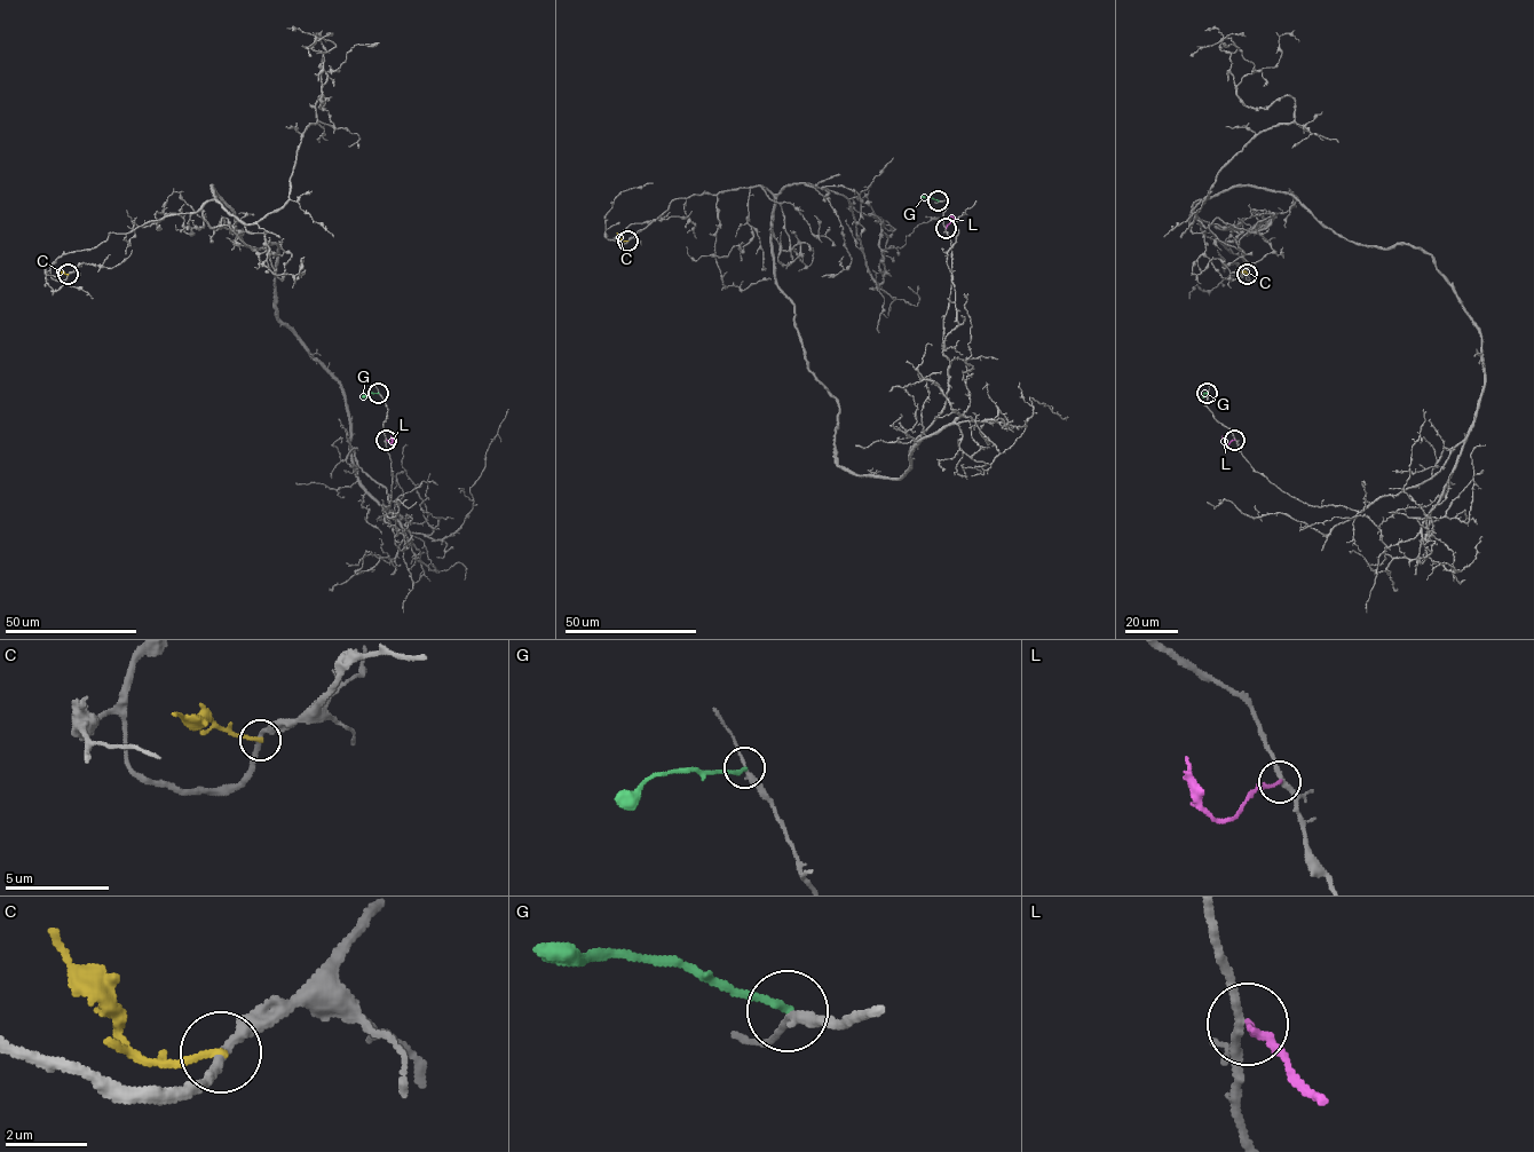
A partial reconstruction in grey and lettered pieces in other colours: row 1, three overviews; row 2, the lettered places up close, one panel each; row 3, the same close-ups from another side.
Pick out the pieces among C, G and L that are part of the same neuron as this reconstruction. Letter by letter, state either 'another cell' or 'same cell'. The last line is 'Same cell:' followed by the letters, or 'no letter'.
C: another cell
G: another cell
L: another cell
Same cell: no letter

